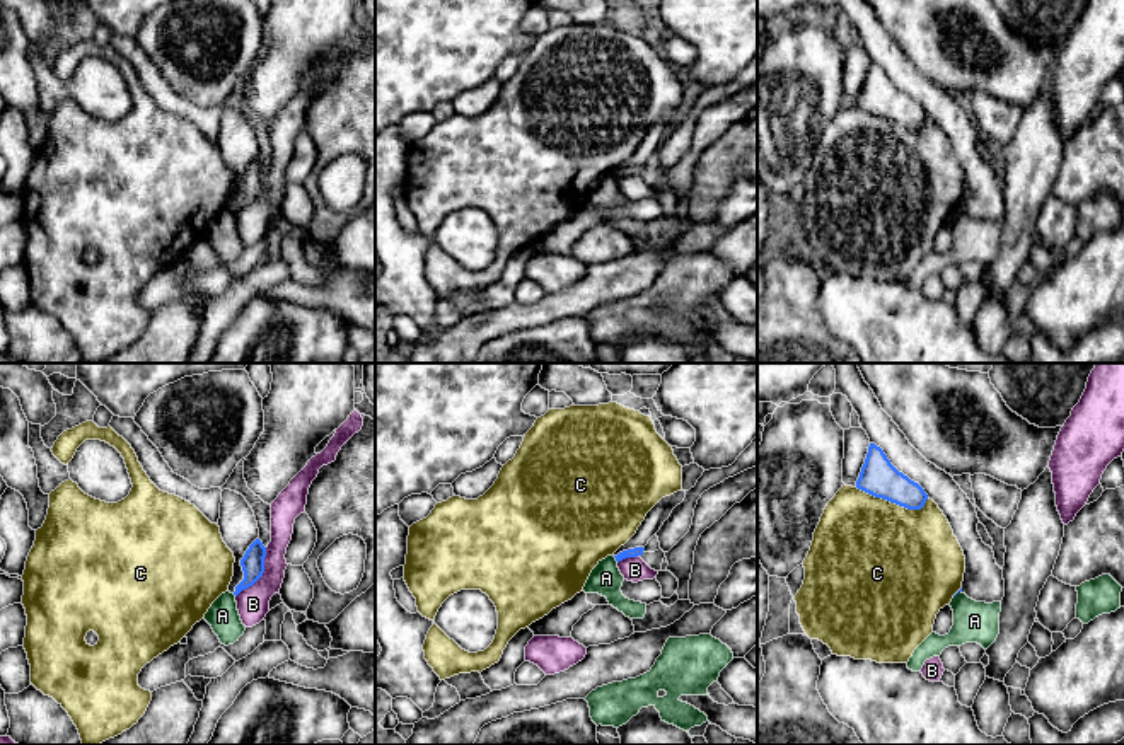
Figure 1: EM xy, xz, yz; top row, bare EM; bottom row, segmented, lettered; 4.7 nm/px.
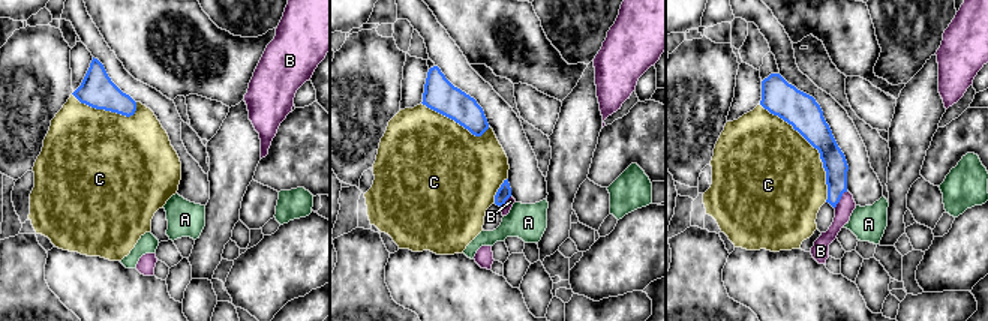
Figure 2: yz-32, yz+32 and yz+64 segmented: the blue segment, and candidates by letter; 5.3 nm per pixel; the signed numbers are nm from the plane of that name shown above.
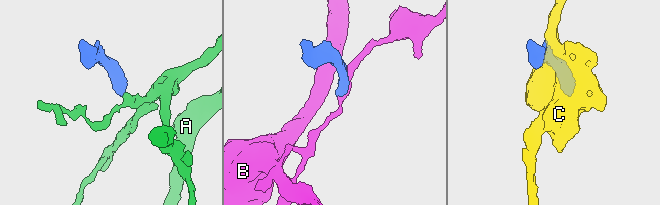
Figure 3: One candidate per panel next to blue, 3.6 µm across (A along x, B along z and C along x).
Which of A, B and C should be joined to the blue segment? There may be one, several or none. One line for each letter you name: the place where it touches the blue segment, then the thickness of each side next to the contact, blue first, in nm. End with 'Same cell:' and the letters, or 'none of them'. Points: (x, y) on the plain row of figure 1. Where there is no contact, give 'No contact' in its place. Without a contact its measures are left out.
Same cell: none of them

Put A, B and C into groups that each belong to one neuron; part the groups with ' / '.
A / B / C

